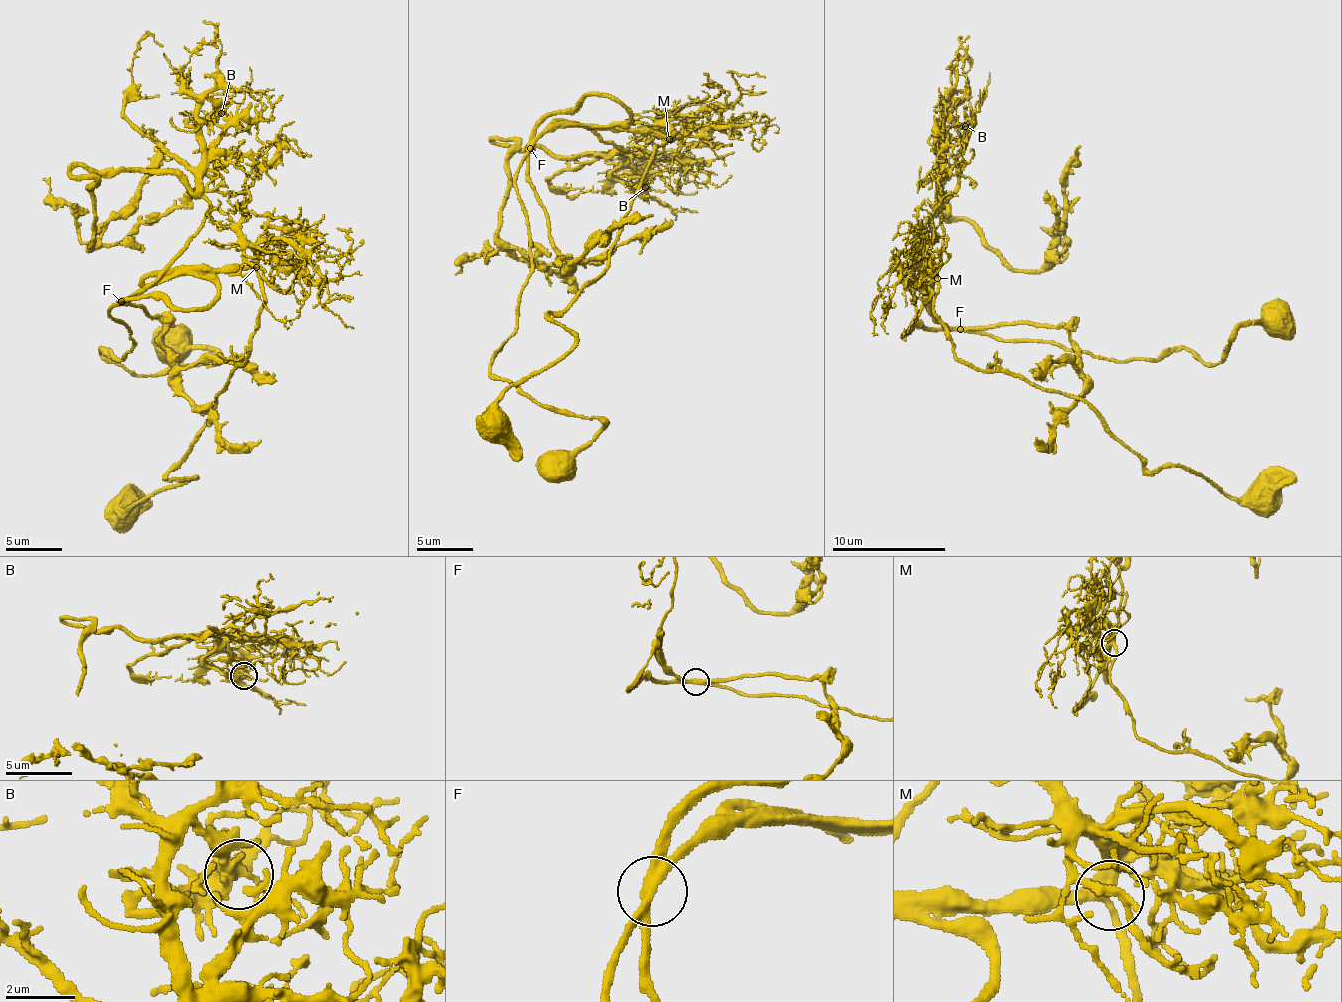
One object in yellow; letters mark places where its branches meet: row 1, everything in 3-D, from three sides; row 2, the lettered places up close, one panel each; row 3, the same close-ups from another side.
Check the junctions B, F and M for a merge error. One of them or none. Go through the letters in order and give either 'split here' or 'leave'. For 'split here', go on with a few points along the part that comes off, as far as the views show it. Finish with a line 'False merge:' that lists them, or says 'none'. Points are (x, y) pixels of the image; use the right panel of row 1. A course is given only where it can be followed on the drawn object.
B: leave
F: split here | (959, 328), (903, 337), (930, 284), (957, 358), (1088, 405), (1149, 470), (1191, 469), (1243, 499), (1295, 478)
M: leave
False merge: F

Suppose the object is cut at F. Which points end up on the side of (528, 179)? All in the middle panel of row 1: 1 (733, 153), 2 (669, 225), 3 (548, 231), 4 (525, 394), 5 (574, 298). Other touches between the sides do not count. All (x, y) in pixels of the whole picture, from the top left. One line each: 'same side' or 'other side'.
1: same side
2: same side
3: same side
4: other side
5: same side

